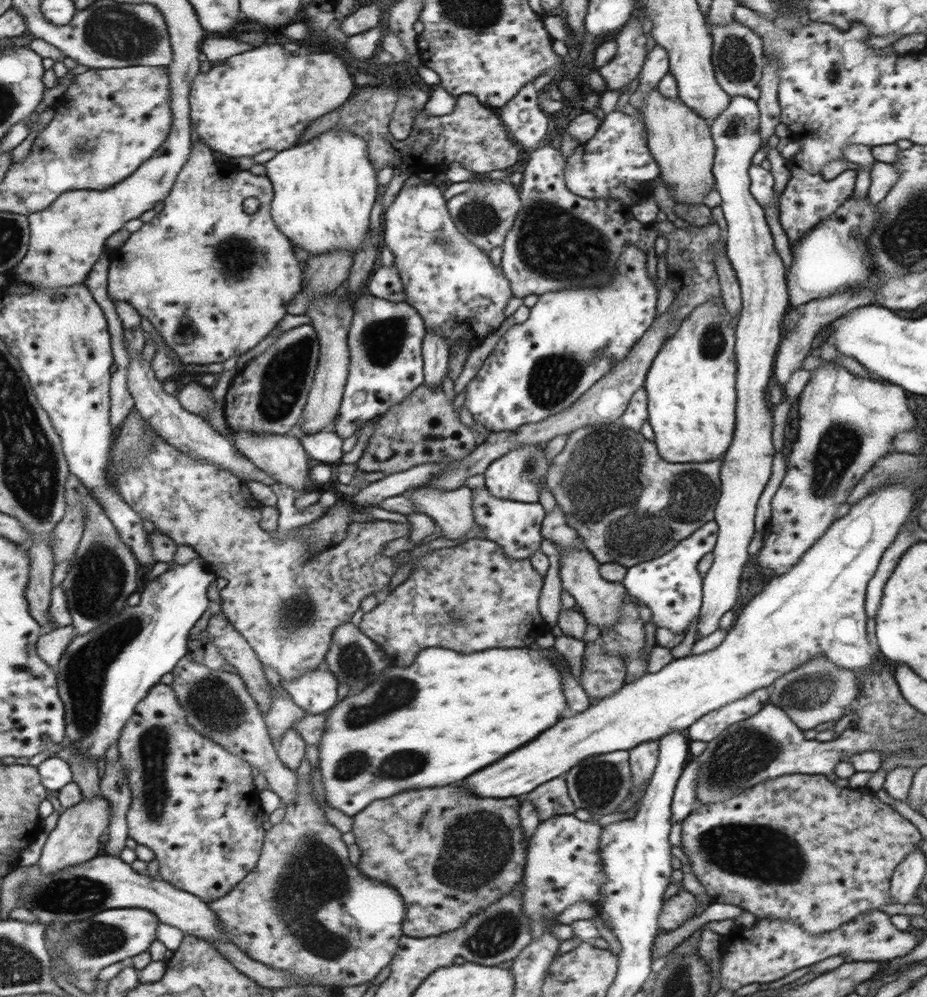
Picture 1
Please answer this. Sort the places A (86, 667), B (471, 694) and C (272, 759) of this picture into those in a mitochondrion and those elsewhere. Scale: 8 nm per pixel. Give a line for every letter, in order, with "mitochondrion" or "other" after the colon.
A: mitochondrion
B: other
C: other

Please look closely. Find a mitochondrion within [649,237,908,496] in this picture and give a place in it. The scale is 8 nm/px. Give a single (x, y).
(712, 341)

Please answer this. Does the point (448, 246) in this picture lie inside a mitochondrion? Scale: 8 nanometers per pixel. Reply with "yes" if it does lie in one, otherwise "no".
yes

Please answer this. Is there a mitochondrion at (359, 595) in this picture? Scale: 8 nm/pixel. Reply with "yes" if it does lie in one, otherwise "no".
no

